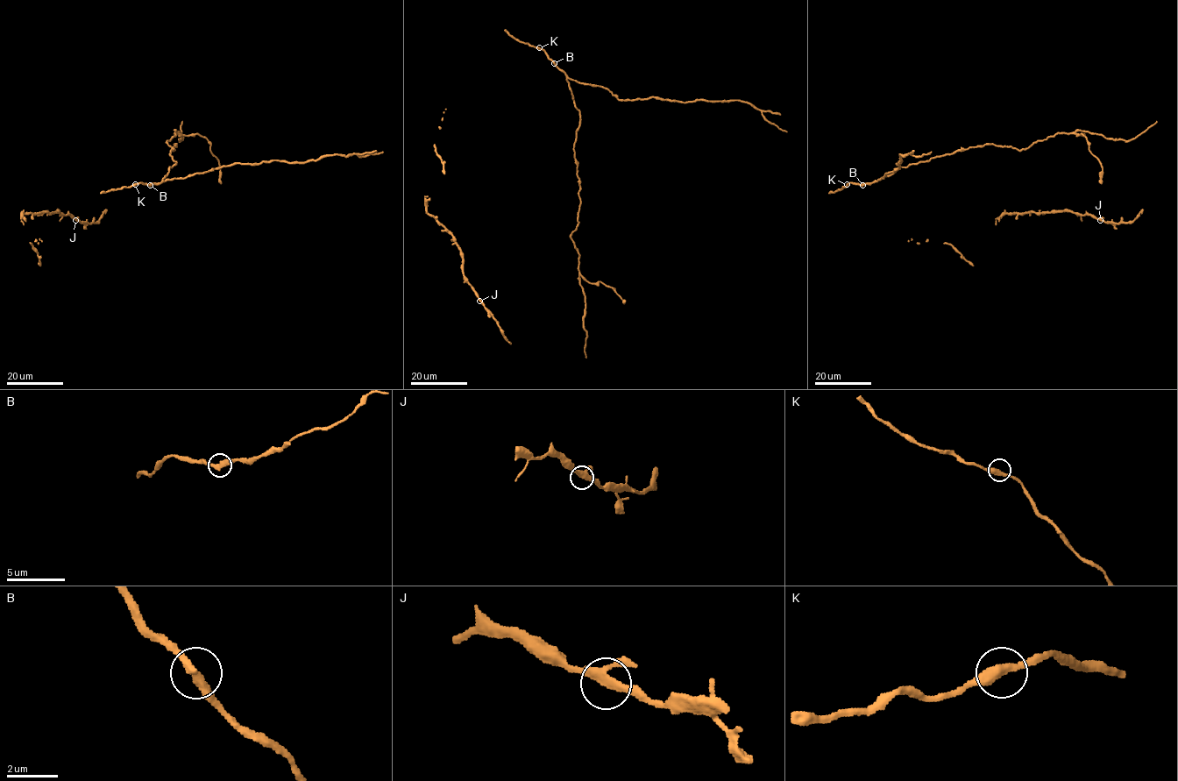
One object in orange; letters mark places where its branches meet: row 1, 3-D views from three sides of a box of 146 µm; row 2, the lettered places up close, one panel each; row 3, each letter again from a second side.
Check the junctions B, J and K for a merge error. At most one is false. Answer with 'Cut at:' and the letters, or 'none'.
Cut at: none

